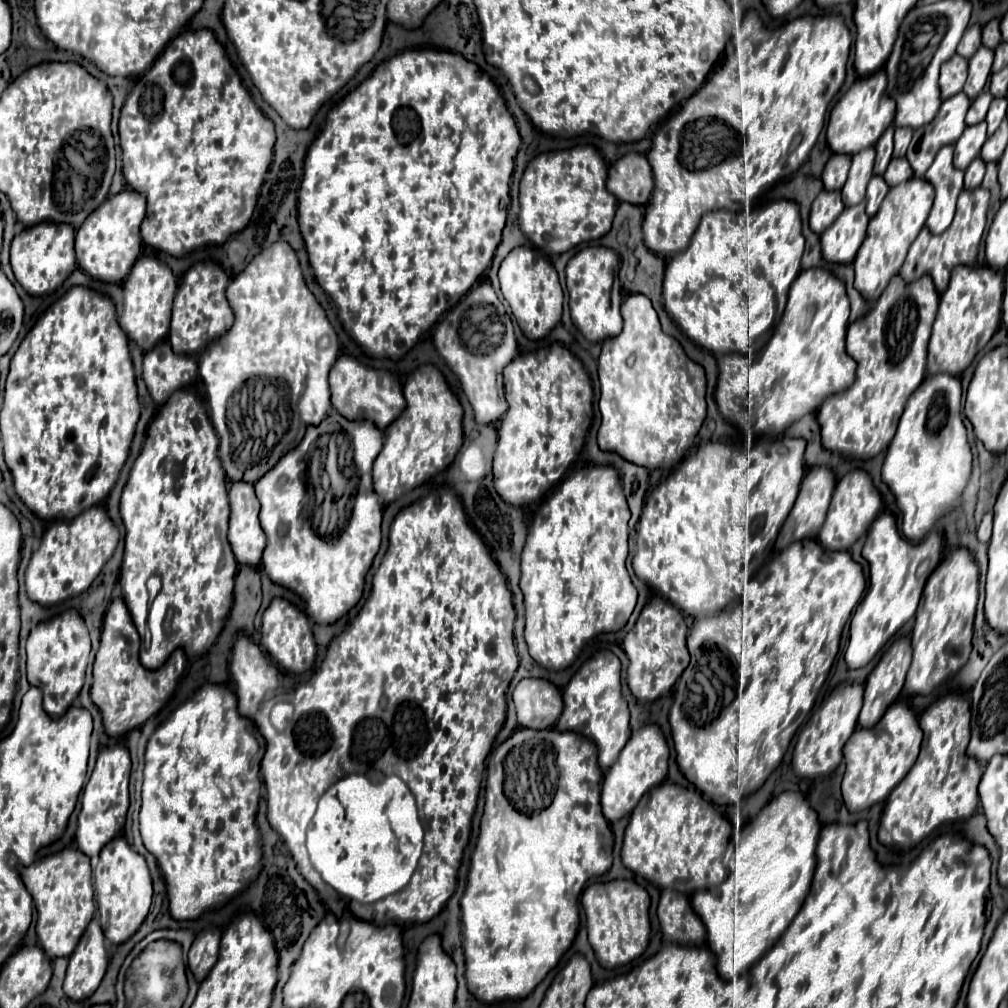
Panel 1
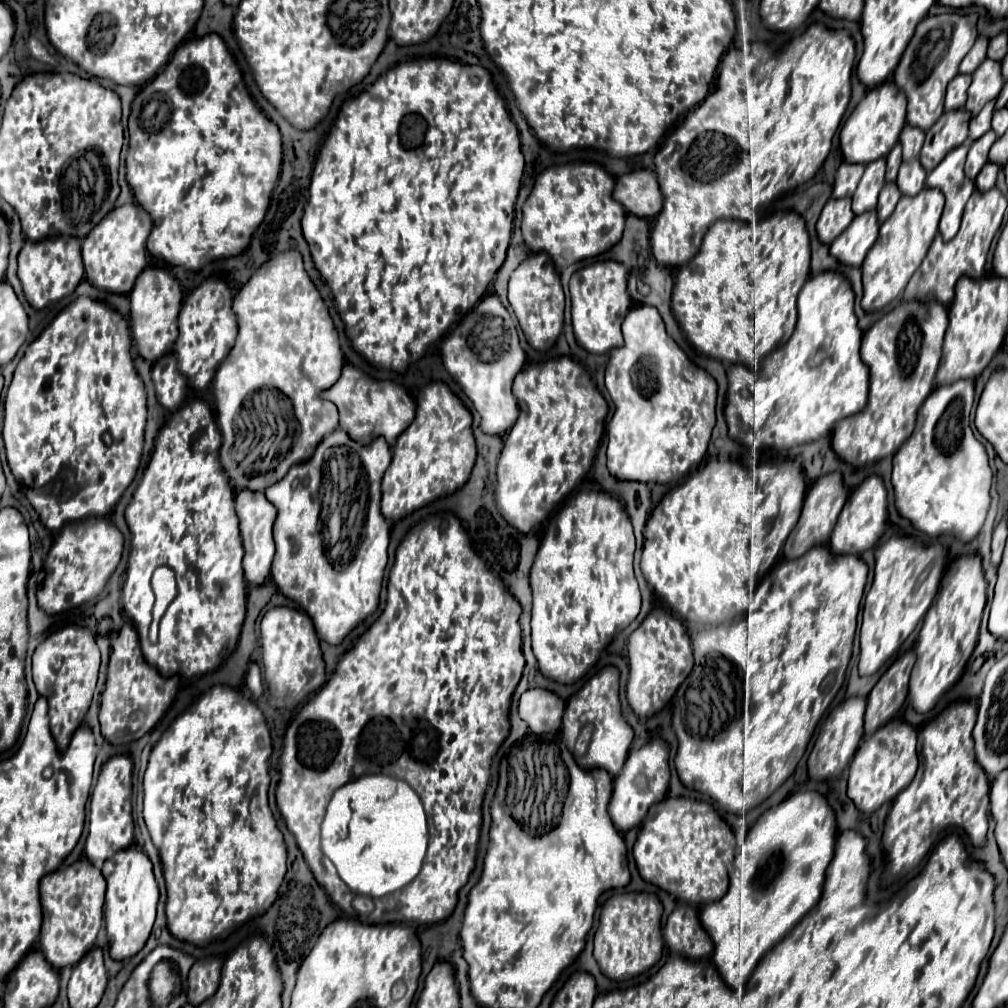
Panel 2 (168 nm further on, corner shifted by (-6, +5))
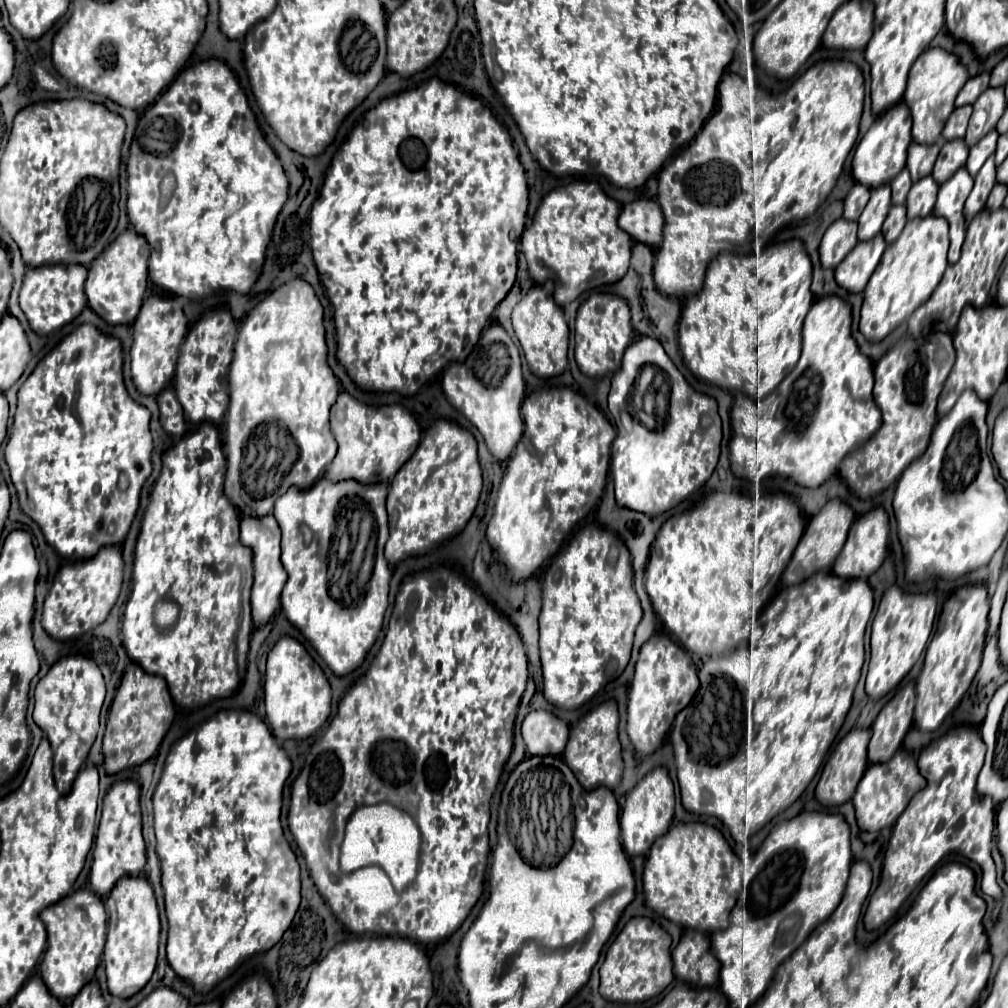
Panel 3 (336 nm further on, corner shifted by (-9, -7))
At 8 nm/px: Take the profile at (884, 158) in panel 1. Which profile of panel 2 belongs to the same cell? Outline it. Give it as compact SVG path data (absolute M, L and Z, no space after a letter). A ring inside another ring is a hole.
M897 143L893 147L893 151L887 155L887 181L893 183L897 179L897 171L901 165L901 145Z

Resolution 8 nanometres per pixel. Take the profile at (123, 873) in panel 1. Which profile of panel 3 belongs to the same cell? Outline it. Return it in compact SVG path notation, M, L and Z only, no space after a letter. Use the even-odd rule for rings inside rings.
M122 877L106 897L108 907L108 939L104 949L104 967L108 991L112 995L130 997L138 993L152 977L158 957L160 917L152 885L146 877Z

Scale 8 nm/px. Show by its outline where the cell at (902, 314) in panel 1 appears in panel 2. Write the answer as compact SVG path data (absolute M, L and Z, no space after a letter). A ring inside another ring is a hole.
M909 301L909 303L901 303L897 309L887 313L863 335L861 359L865 365L869 365L869 373L871 373L869 403L861 413L851 415L837 423L833 437L831 437L831 445L839 459L843 459L845 463L853 467L865 467L869 463L885 459L887 455L897 453L897 449L911 437L915 429L915 421L917 421L917 411L935 387L933 379L939 367L943 335L945 335L947 325L949 325L949 319L947 319L947 309L943 305L935 301L927 305L919 301Z

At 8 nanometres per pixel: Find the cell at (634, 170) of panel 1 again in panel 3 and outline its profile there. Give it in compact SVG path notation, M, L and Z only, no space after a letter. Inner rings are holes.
M636 199L632 203L626 203L622 207L618 225L634 239L634 241L644 241L646 245L660 245L660 237L662 237L662 227L664 227L664 215L660 213L660 205L654 199Z

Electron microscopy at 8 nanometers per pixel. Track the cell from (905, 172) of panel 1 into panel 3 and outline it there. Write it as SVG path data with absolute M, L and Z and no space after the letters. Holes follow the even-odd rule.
M930 175L916 181L908 191L908 199L906 199L908 219L930 215L936 203L936 193L938 193L938 183Z

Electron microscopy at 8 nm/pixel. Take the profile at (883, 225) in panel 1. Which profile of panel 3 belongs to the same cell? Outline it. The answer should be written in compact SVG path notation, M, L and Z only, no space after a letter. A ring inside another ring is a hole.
M926 215L910 219L900 237L886 247L880 265L864 289L860 331L868 341L876 343L884 339L932 295L948 265L948 243L948 221L944 221L944 217Z

